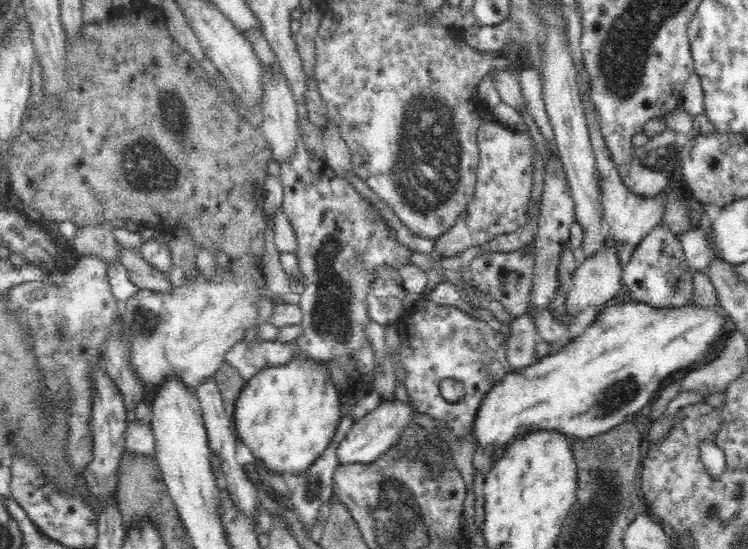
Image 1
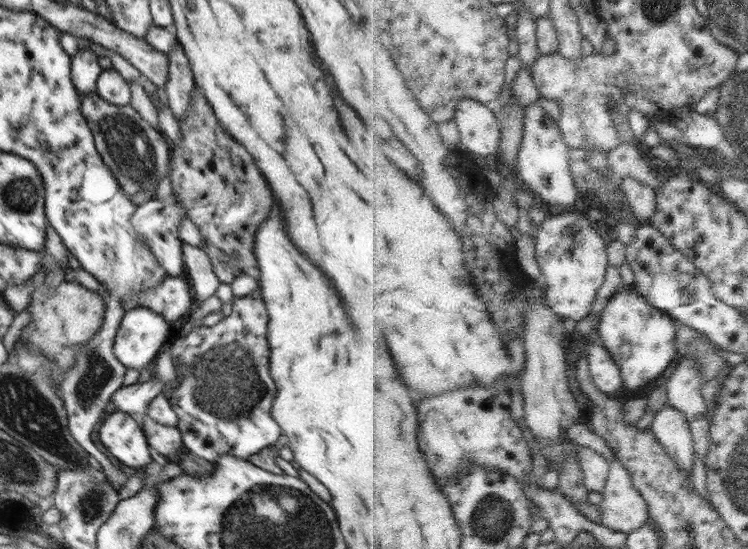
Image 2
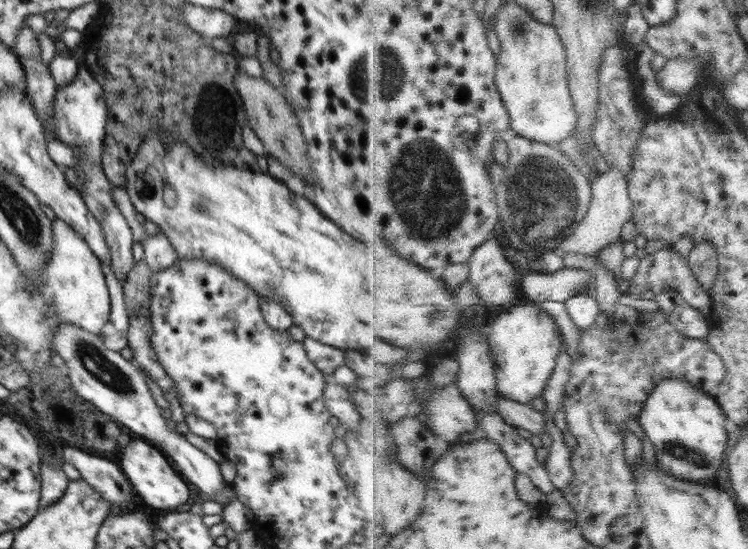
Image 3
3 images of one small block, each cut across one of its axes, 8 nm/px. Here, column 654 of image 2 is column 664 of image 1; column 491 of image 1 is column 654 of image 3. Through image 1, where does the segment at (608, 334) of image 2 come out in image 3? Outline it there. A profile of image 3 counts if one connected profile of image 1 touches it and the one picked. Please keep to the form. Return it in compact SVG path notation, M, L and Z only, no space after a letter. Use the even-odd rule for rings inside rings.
M670 378L648 398L639 419L647 436L655 444L659 466L690 482L716 478L724 460L730 434L726 428L726 410L715 393L692 386L688 380Z

